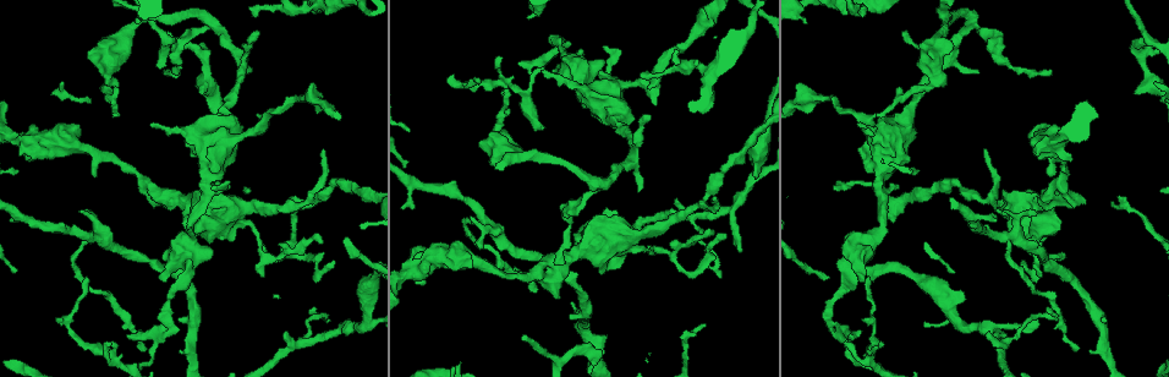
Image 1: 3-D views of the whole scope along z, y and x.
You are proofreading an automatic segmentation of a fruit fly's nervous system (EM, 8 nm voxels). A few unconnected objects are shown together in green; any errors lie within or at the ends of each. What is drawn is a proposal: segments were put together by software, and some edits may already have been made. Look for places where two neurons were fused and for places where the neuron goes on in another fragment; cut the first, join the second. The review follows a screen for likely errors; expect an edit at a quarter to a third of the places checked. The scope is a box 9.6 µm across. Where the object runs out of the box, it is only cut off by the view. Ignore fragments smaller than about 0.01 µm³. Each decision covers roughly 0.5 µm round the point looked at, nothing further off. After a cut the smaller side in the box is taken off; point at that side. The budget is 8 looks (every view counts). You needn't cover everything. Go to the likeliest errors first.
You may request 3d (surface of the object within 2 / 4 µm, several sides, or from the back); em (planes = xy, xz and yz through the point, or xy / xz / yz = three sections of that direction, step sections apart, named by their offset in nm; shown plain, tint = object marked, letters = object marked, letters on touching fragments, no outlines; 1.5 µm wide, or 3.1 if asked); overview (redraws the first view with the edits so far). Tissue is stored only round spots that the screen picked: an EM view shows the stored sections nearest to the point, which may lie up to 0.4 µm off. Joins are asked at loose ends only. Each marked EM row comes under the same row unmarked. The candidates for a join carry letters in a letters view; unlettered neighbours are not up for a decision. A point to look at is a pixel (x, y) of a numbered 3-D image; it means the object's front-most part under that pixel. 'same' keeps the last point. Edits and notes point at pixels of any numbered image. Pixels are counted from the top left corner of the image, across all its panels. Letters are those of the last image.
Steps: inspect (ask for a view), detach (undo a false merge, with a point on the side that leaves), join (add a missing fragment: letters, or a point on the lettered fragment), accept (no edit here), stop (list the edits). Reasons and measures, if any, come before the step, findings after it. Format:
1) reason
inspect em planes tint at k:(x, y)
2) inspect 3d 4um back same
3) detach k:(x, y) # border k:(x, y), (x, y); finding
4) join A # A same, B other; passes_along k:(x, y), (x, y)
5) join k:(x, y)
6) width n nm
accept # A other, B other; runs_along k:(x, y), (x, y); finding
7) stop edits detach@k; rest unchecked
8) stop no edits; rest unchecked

inspect em planes letters at 1:(986, 333)

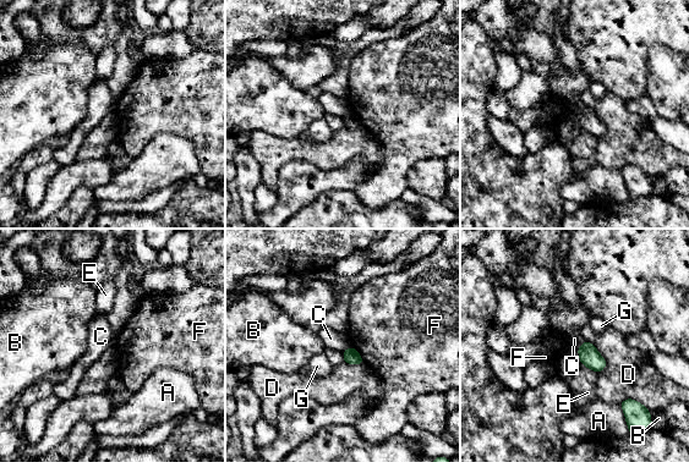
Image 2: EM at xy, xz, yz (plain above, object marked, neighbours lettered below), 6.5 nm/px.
accept # A other, B other, C other, D other, E other, F other, G other; border 2:(351, 346), (343, 352); no lettered fragment goes on from it

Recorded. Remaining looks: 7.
free end
inspect 3d 2um at 1:(542, 72)

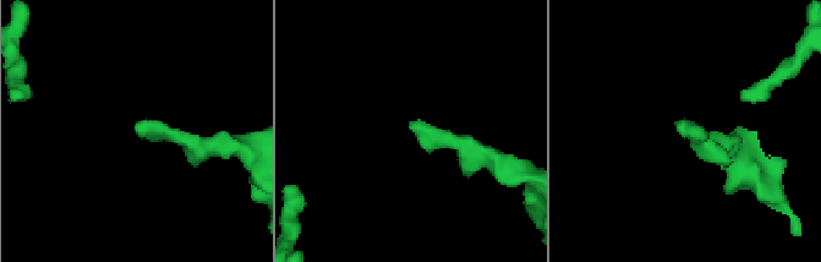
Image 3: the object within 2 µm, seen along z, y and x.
inspect em planes letters at 3:(678, 124)

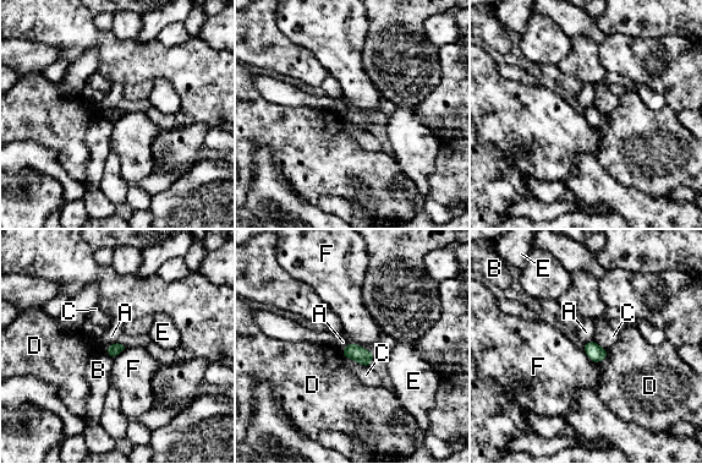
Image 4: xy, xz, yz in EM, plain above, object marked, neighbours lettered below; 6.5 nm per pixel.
accept # A other, B other, C other, D other, E other, F other; no lettered fragment goes on from it

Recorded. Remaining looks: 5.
inspect em xy step 4 tint at 1:(102, 235)

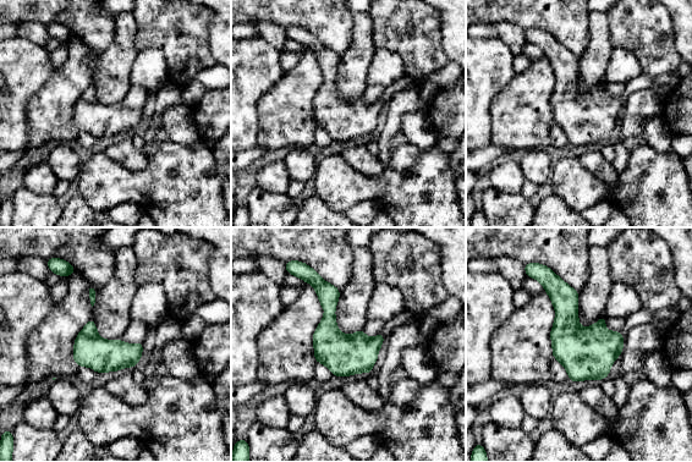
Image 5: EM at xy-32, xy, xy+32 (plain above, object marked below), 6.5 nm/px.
another direction
inspect em planes letters same

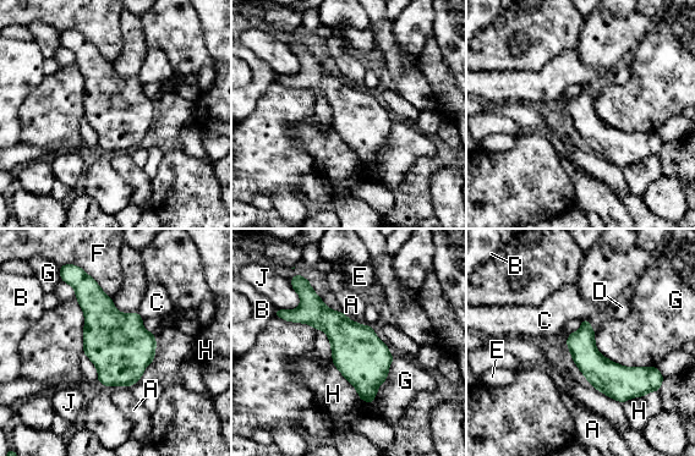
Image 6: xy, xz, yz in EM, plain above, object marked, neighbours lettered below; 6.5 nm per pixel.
accept # A other, B other, C other, D other, E other, F other, G other, H other, J other; border 6:(594, 331), (612, 361), (656, 367); all the same neuron

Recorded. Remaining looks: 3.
stop no edits; rest unchecked

